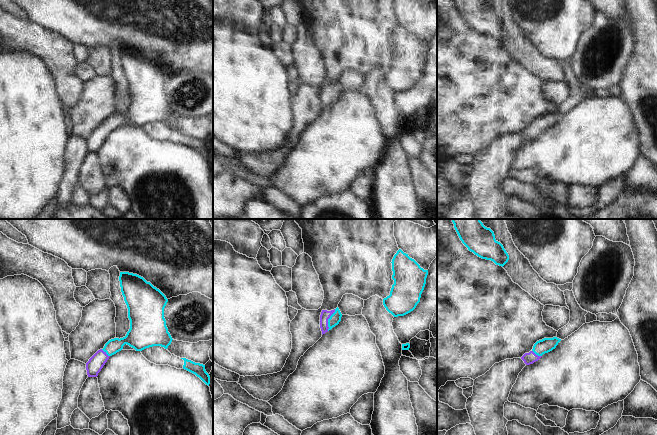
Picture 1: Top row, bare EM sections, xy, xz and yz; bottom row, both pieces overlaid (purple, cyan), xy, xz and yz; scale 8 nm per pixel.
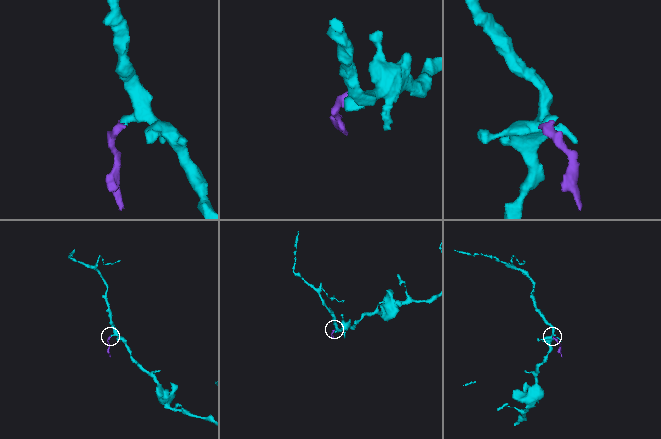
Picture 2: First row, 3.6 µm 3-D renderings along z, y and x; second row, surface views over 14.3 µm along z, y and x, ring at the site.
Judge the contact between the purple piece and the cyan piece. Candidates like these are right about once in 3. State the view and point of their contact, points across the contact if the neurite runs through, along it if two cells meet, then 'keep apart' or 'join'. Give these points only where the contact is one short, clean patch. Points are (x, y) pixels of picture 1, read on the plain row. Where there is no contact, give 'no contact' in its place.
xz (327, 96) | across xz (325, 91), (327, 96), (335, 94) | join

